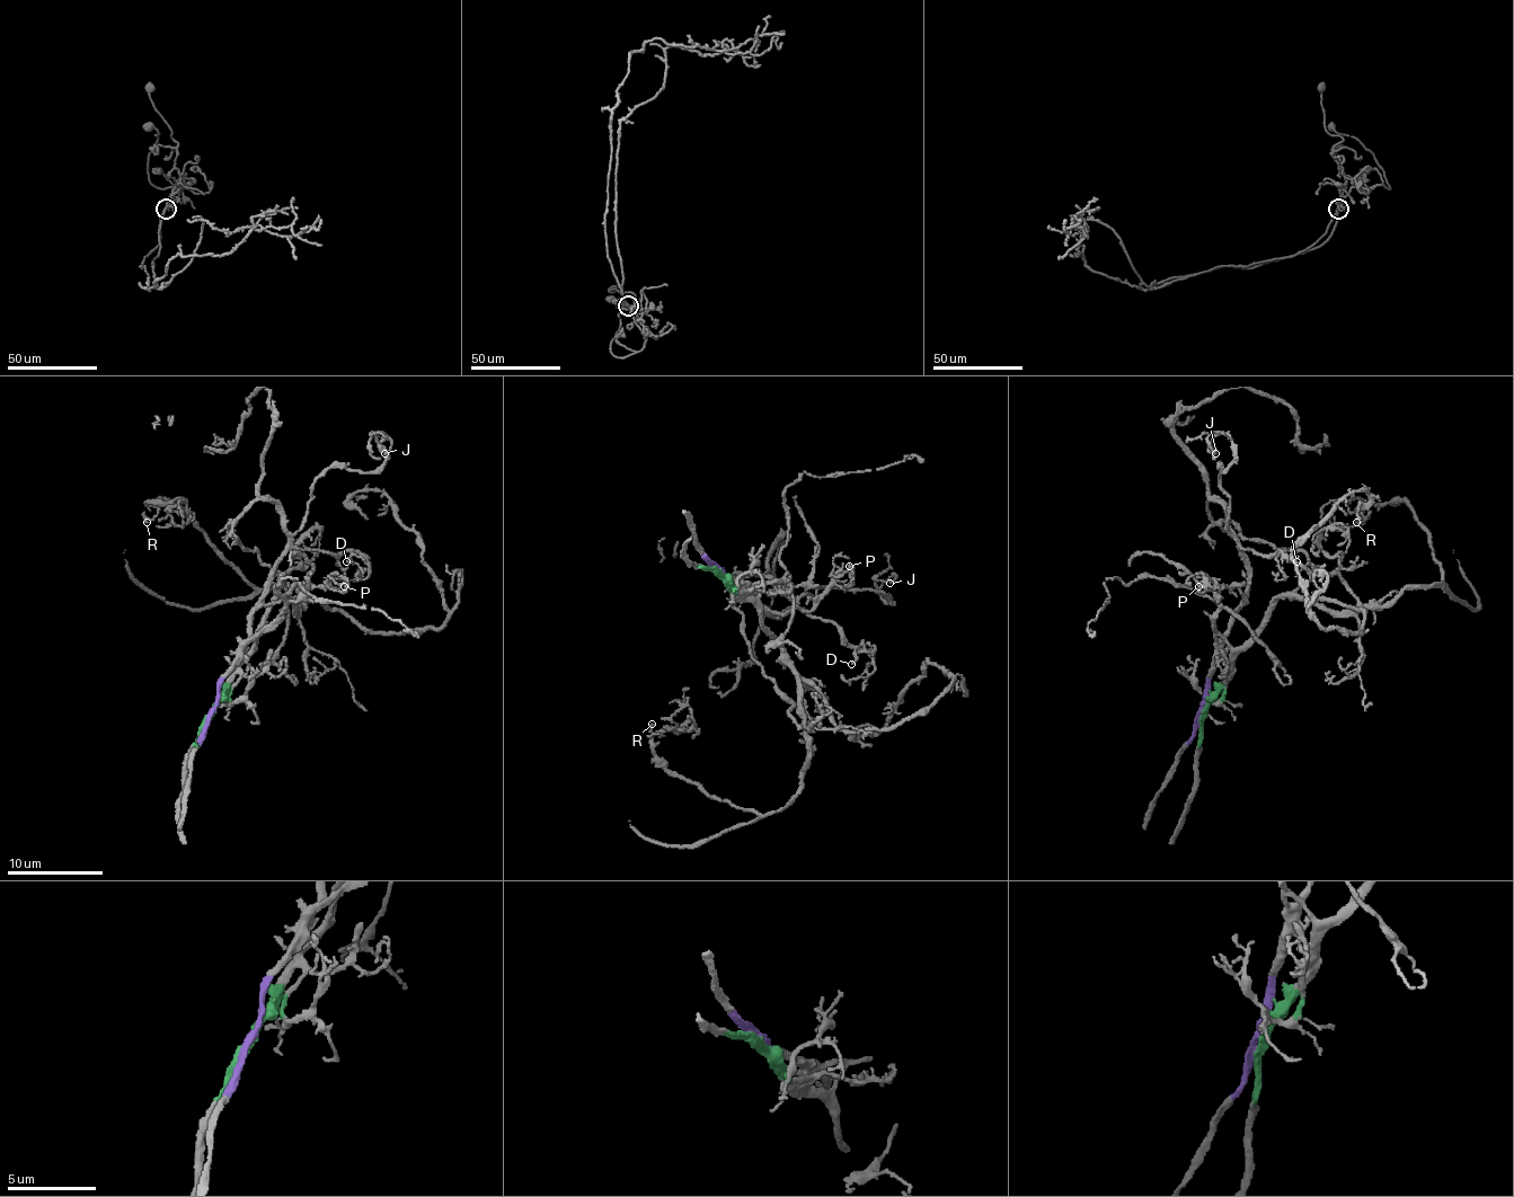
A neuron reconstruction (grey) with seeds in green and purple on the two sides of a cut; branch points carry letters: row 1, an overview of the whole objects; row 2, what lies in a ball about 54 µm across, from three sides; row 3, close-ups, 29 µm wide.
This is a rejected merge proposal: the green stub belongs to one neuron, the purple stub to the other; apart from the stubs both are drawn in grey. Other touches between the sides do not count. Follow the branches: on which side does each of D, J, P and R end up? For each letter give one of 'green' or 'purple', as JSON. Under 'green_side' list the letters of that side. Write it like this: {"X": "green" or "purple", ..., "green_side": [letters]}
{"D": "purple", "J": "purple", "P": "purple", "R": "green", "green_side": ["R"]}

